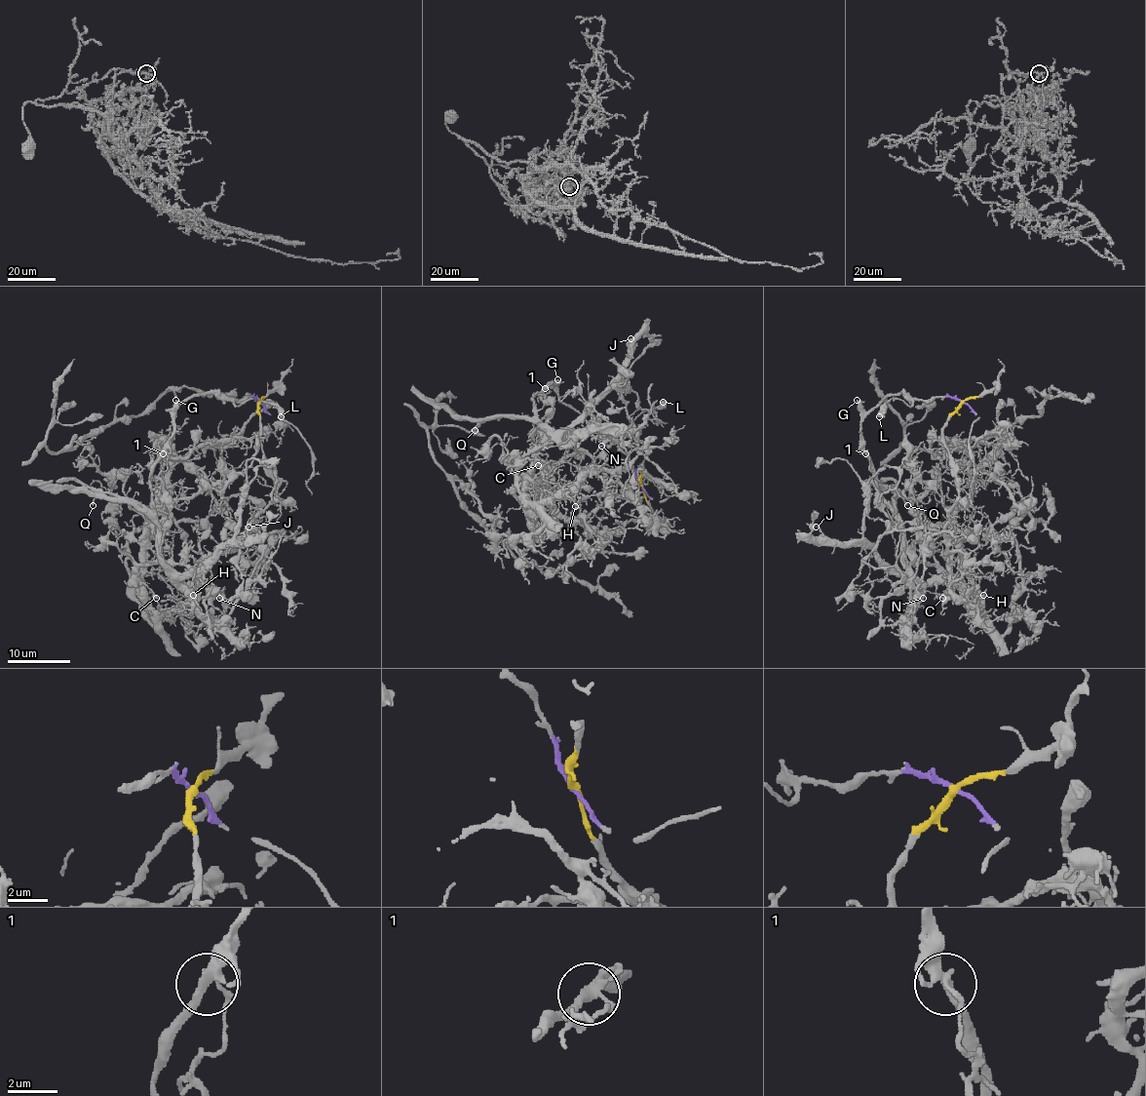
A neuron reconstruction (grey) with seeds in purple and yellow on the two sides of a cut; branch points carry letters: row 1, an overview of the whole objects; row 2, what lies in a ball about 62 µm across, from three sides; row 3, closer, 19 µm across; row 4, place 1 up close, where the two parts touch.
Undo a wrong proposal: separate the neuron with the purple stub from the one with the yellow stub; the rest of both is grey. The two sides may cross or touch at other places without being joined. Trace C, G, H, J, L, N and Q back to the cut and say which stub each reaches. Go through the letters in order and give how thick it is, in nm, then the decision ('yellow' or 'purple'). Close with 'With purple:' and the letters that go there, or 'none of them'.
C: 170 nm thick; yellow
G: 420 nm thick; purple
H: 170 nm thick; yellow
J: 110 nm thick; purple
L: 600 nm thick; purple
N: 110 nm thick; yellow
Q: 180 nm thick; purple
With purple: G, J, L, Q

